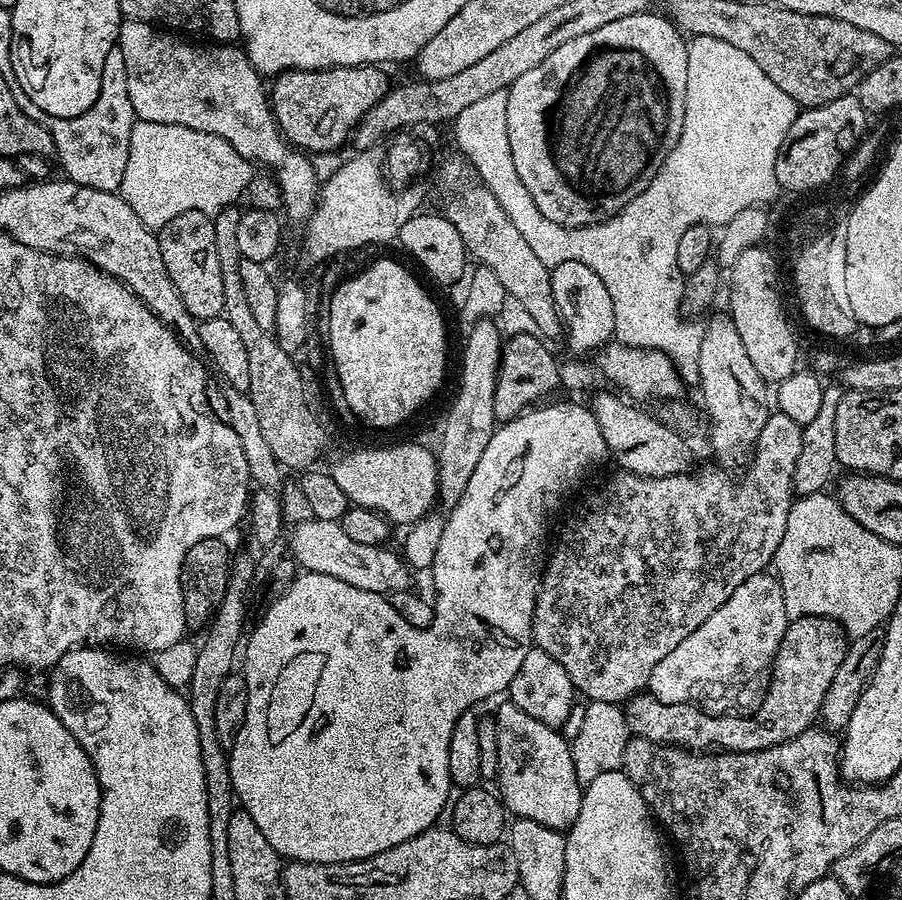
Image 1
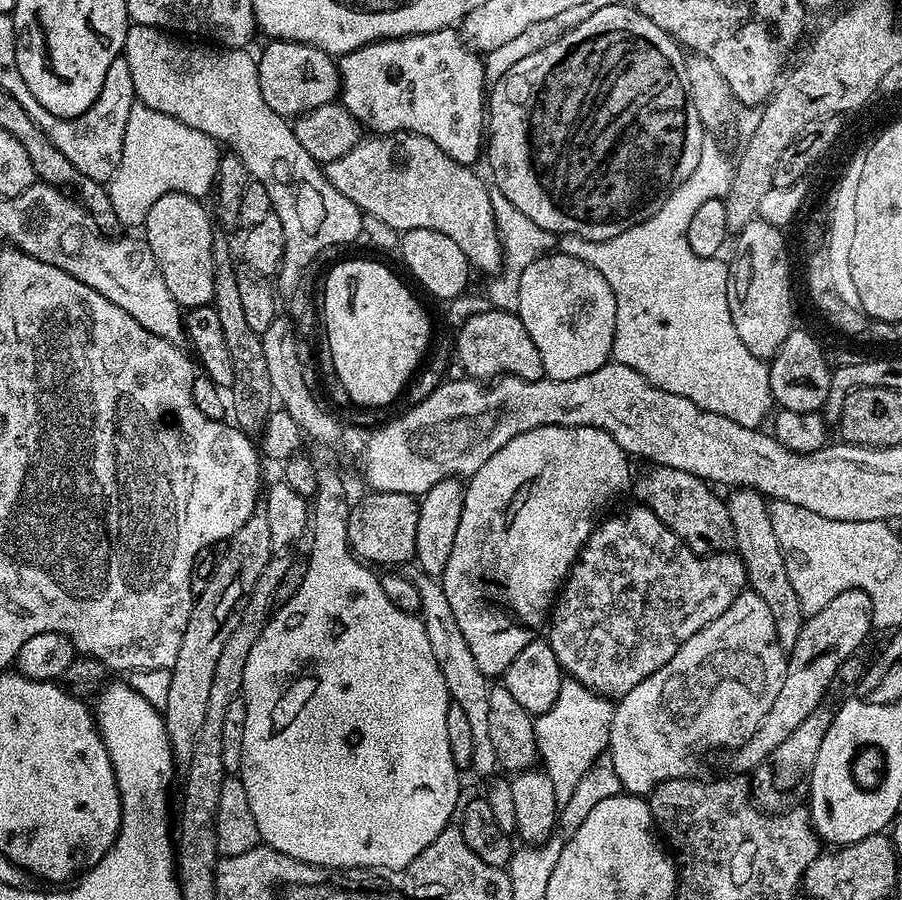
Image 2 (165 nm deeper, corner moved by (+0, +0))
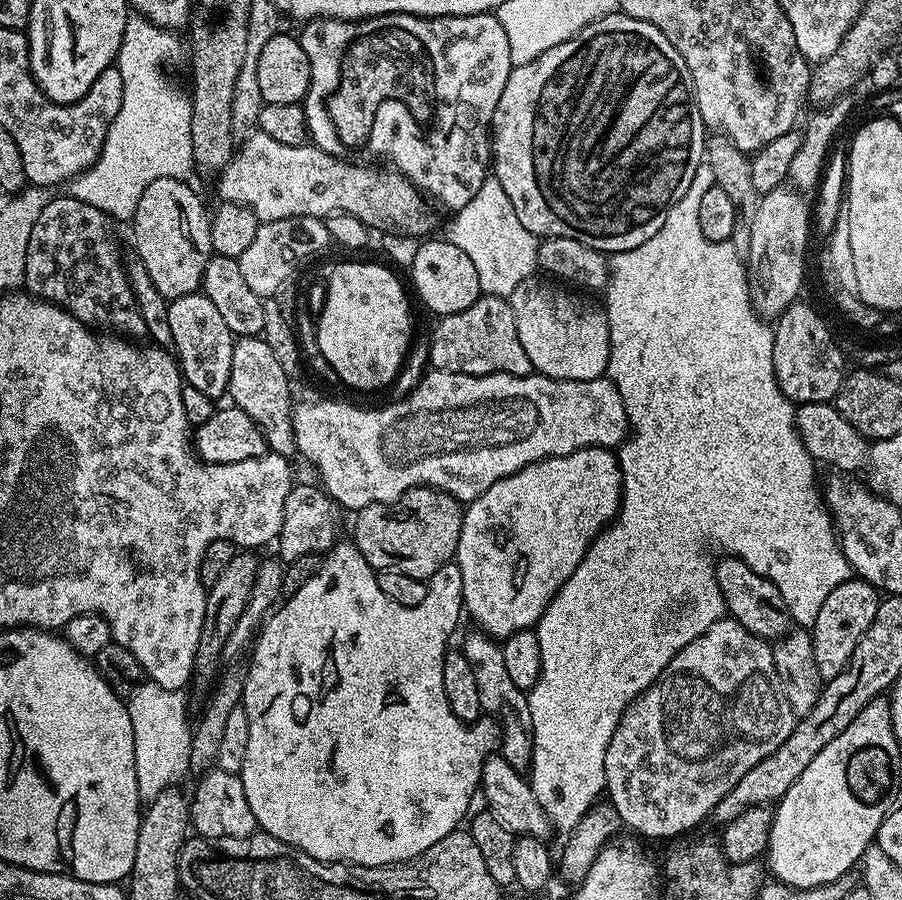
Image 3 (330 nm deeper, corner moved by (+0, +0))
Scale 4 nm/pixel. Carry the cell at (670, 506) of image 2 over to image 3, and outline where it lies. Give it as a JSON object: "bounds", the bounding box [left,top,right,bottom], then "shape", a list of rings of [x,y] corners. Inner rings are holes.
{"bounds":[716,555,794,642],"shape":[[[725,555],[723,559],[724,561],[716,564],[716,581],[727,615],[746,626],[746,630],[750,630],[755,636],[761,636],[763,640],[775,642],[786,635],[793,627],[794,621],[784,606],[778,586],[774,586],[774,582],[770,582],[762,574],[753,572],[752,567],[737,556]]]}

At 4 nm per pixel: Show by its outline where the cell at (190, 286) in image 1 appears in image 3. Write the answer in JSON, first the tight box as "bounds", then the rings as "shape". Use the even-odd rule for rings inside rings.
{"bounds":[130,178,214,302],"shape":[[[158,178],[158,182],[150,182],[150,186],[142,190],[142,198],[138,198],[138,210],[134,210],[130,221],[132,240],[136,243],[135,259],[146,266],[146,274],[150,274],[154,290],[158,290],[158,294],[162,294],[169,302],[197,291],[203,285],[206,262],[214,255],[208,225],[209,209],[204,209],[199,194],[190,185],[191,183],[174,178]]]}

